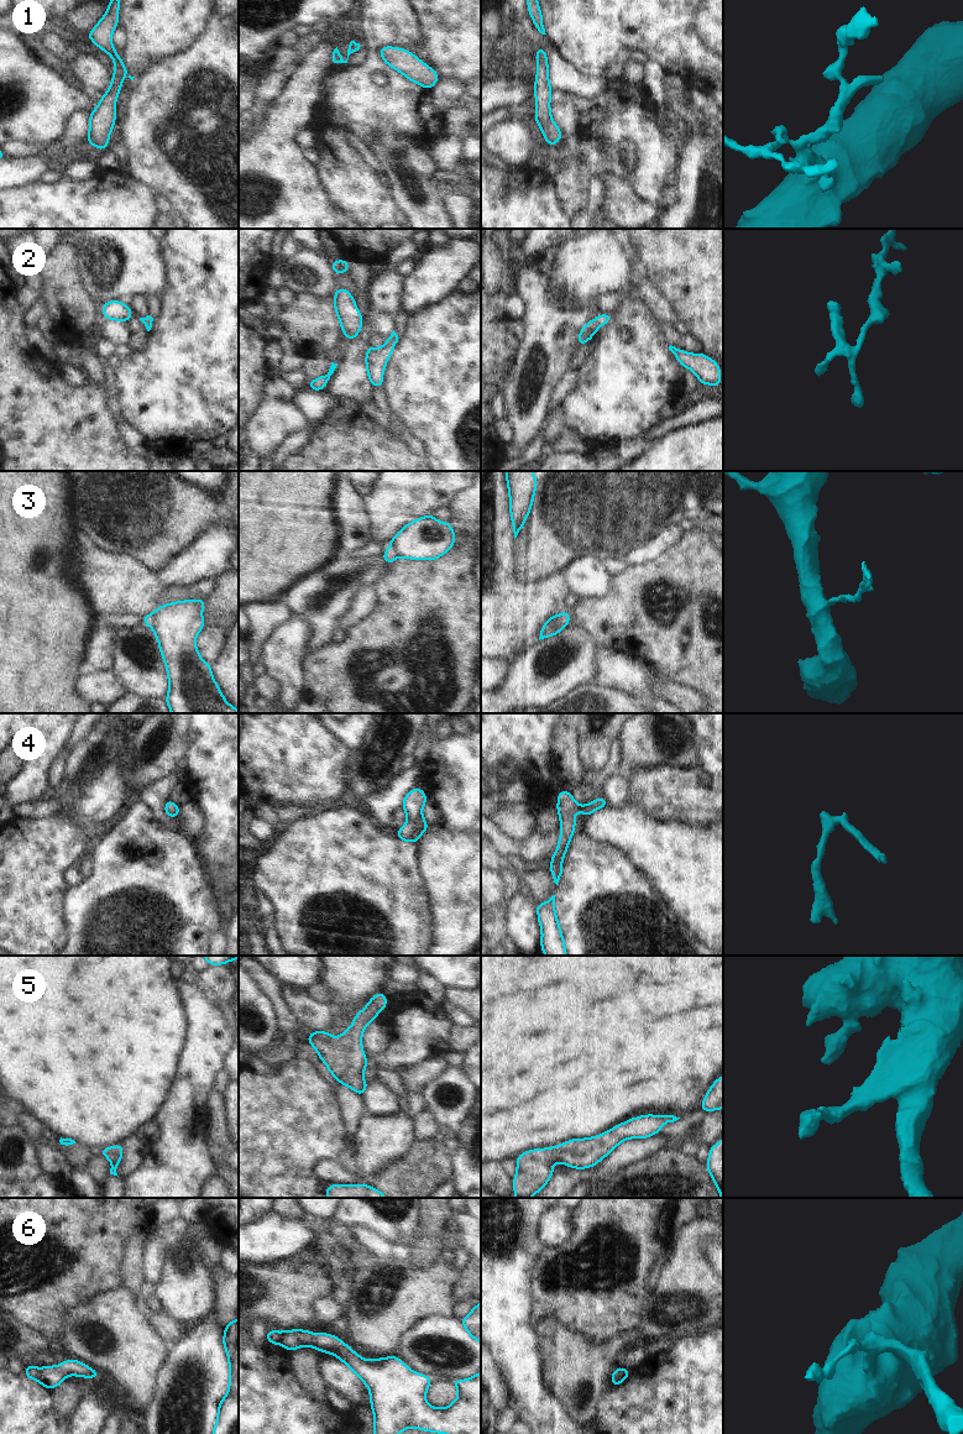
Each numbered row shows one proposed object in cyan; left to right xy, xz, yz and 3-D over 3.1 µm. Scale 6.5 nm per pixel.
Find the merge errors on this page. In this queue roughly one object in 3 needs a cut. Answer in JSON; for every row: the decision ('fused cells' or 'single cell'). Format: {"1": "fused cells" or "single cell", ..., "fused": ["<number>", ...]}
{"1": "single cell", "2": "single cell", "3": "fused cells", "4": "single cell", "5": "single cell", "6": "fused cells", "fused": ["3", "6"]}

